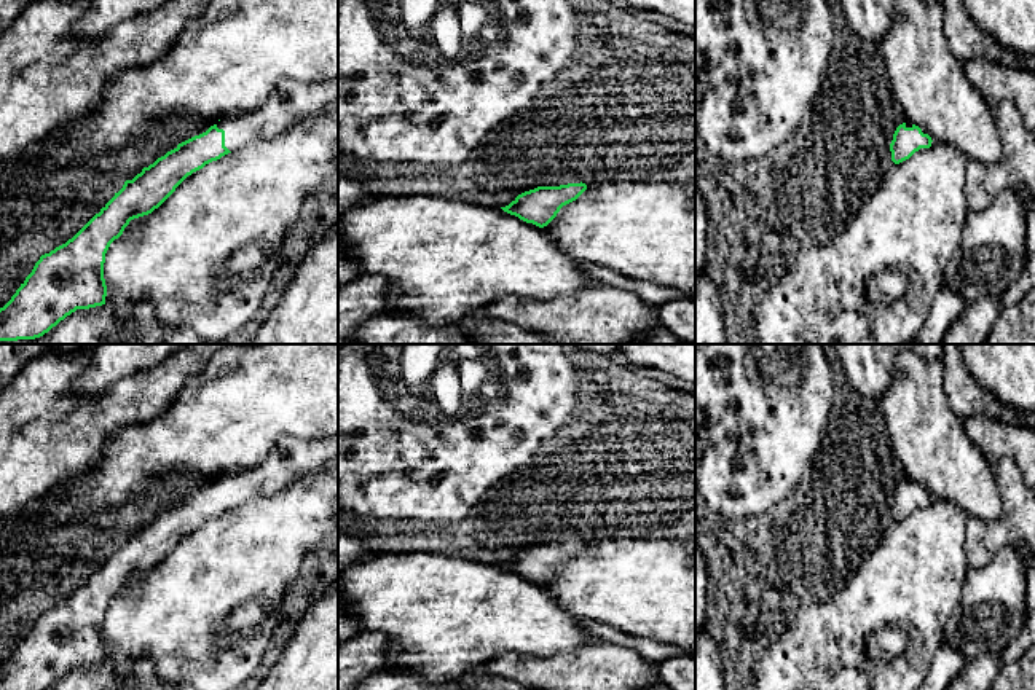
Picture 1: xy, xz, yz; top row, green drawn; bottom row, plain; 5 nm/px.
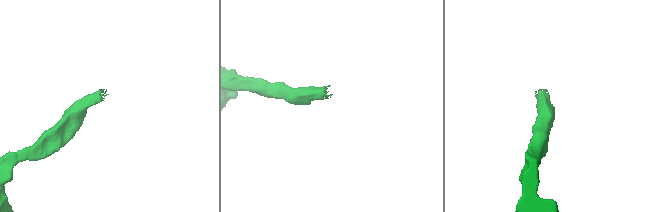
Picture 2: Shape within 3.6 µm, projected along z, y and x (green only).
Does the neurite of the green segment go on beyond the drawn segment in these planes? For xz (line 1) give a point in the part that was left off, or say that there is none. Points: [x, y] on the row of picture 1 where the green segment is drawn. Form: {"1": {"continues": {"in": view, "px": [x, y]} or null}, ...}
{"1": {"continues": null}}

